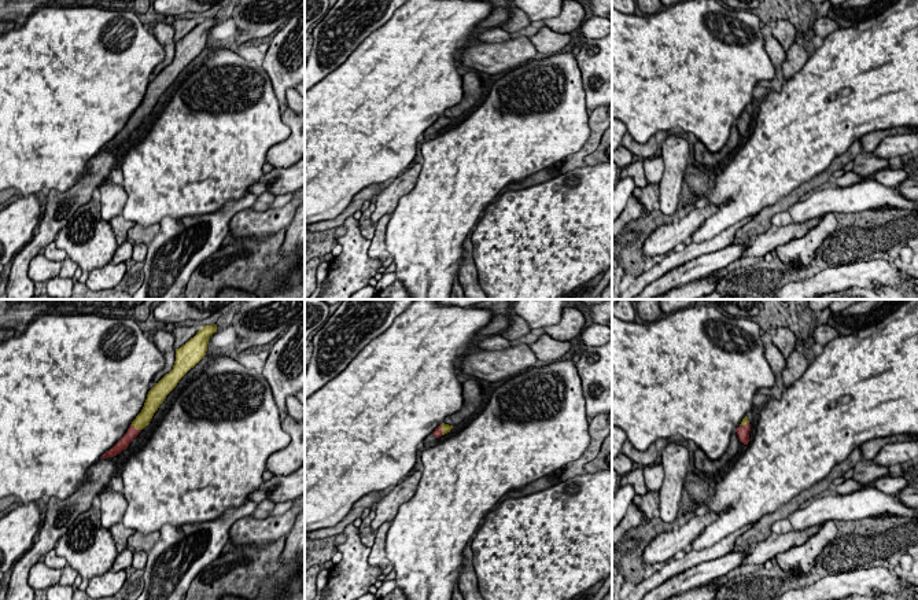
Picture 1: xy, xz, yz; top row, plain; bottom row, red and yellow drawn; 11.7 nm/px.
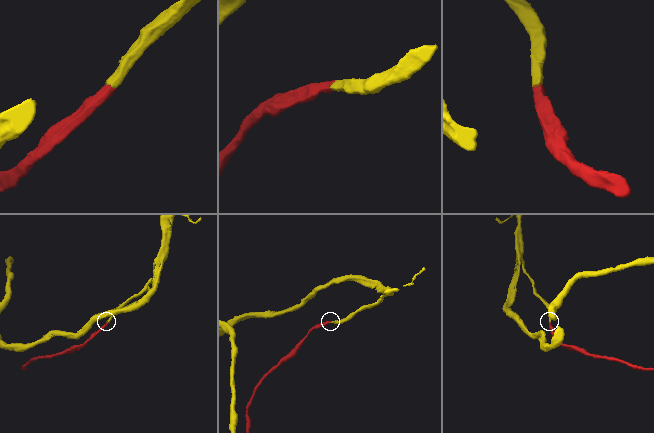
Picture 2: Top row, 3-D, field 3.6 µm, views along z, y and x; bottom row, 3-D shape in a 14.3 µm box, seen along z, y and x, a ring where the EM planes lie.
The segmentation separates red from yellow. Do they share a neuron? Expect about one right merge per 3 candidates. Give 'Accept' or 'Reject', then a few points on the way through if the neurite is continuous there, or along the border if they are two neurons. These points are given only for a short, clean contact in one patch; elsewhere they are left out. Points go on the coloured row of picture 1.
Accept. Path across: xy (132, 433), (135, 429), (143, 419)

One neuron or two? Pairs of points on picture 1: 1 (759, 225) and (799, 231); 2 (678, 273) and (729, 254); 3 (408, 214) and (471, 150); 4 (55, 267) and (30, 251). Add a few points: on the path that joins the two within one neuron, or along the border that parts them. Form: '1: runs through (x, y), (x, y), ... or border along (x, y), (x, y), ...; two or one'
1: border along (771, 225), (751, 238); two
2: runs through (690, 271), (716, 260); one
3: runs through (424, 198), (456, 166); one
4: border along (39, 251), (29, 265), (29, 278), (33, 282); two

